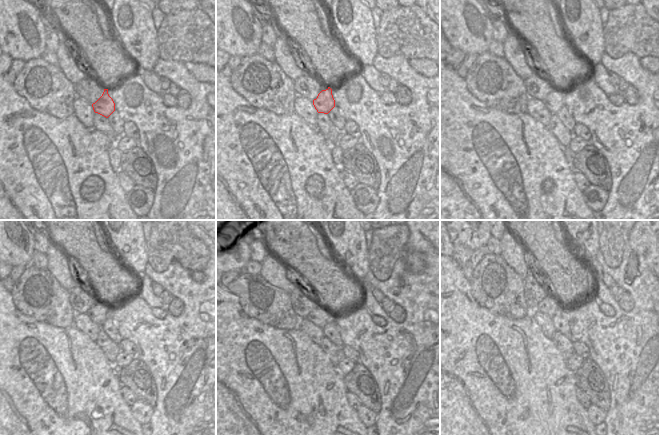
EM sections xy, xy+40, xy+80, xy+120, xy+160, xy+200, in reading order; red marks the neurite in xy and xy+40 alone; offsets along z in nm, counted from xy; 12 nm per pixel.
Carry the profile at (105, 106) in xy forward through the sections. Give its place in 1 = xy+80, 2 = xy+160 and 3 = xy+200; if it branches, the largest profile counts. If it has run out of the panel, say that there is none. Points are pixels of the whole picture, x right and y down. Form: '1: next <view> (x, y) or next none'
1: next xy+80 (554, 101)
2: next xy+160 (334, 325)
3: next xy+200 (560, 321)

